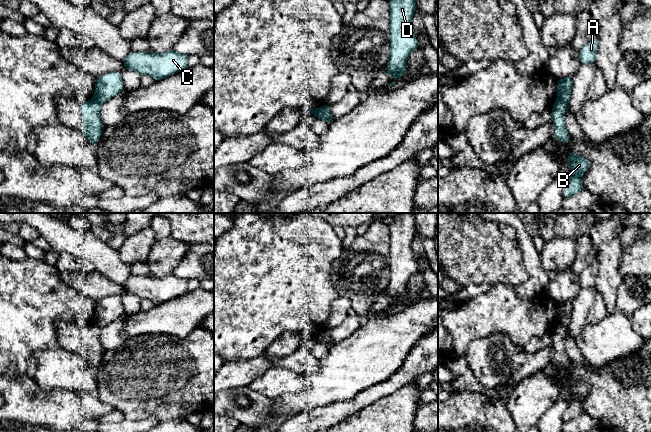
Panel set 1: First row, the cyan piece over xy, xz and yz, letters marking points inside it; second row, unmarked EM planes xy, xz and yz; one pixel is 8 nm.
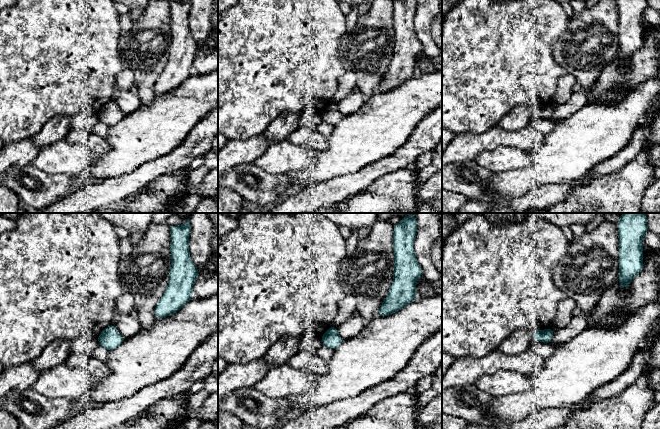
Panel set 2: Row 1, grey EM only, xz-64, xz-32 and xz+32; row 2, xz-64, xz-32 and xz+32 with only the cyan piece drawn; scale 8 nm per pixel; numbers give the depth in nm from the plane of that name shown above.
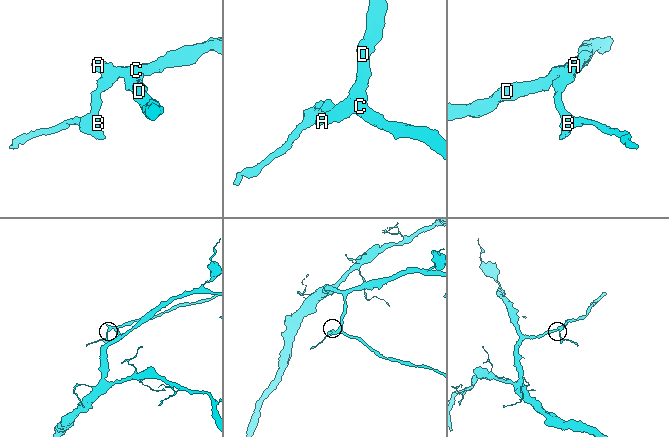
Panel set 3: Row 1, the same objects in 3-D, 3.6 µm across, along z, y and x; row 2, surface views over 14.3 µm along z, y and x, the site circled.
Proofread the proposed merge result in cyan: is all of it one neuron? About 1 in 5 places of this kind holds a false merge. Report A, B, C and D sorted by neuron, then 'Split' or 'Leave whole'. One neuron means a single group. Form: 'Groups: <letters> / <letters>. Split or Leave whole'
Groups: A C D / B. Split

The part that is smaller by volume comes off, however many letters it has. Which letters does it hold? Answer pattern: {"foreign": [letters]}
{"foreign": ["B"]}

